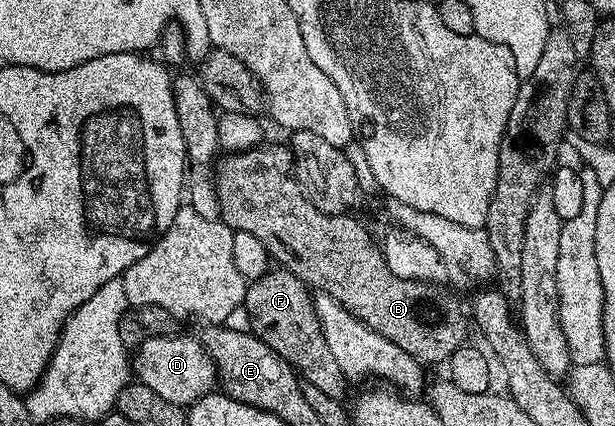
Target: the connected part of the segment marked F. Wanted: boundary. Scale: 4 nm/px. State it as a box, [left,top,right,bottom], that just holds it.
[241,267,349,399]

